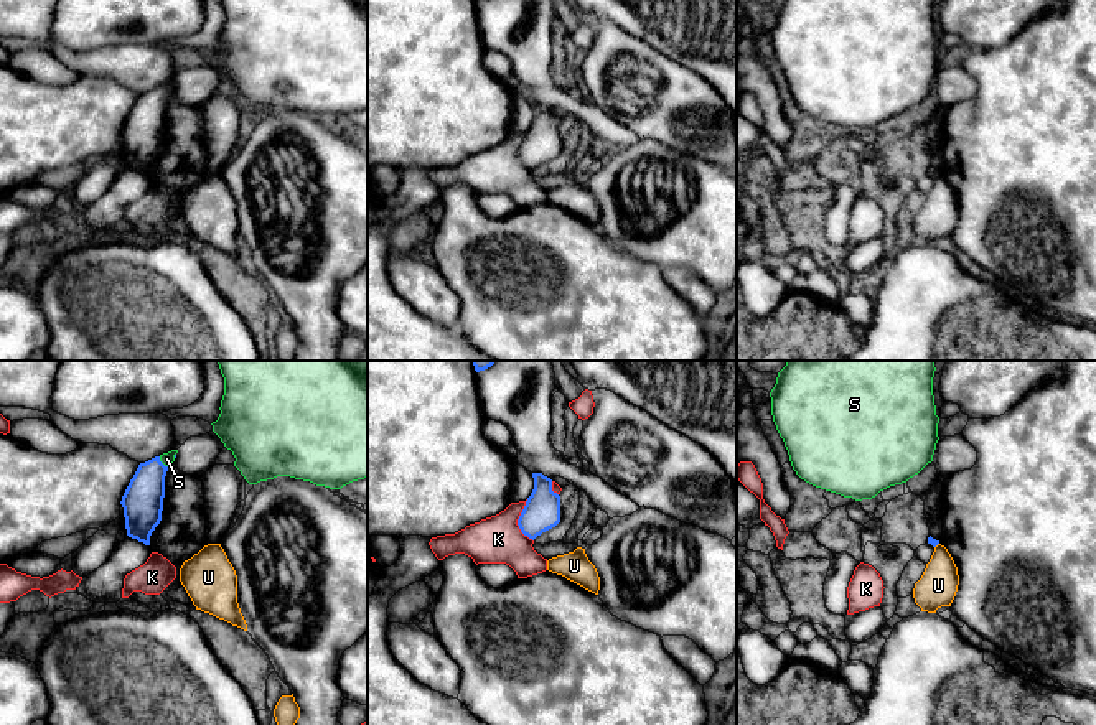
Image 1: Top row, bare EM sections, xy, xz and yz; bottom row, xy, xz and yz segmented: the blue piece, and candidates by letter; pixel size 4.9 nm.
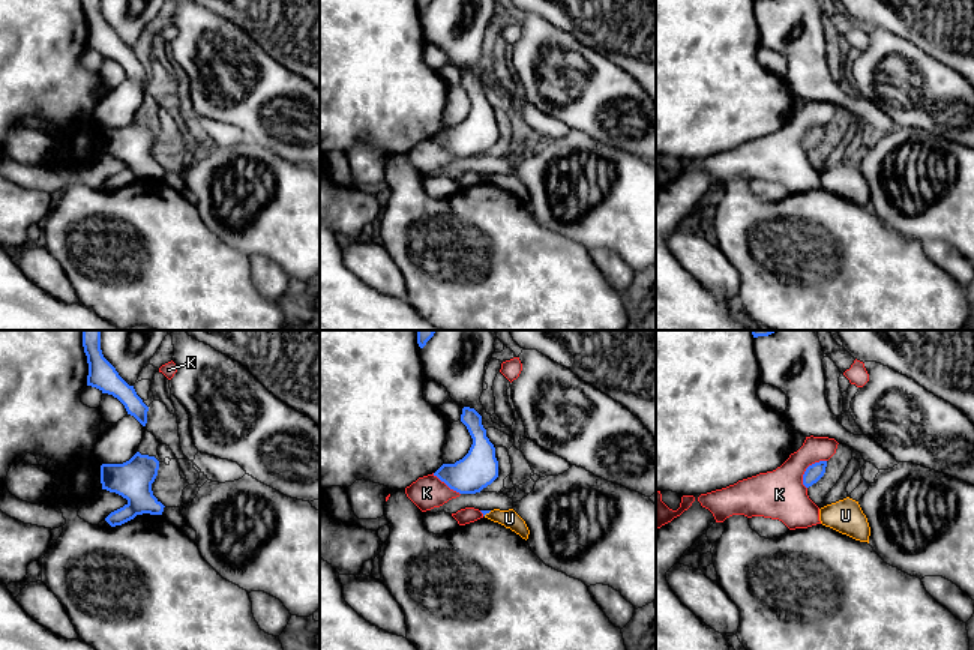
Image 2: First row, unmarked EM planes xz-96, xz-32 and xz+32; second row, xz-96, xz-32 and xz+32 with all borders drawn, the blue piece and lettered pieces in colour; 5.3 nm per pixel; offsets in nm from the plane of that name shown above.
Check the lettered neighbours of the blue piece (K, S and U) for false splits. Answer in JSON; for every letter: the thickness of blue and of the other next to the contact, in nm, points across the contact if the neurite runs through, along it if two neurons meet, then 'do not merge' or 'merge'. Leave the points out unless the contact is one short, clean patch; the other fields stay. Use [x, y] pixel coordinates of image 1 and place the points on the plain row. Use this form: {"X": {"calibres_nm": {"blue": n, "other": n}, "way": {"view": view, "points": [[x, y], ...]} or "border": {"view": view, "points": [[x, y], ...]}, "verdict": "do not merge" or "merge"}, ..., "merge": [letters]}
{"K": {"calibres_nm": {"blue": 180, "other": 240}, "verdict": "do not merge"}, "S": {"calibres_nm": {"blue": 200, "other": 60}, "verdict": "do not merge"}, "U": {"calibres_nm": {"blue": 40, "other": 190}, "border": {"view": "yz", "points": [[938, 173], [935, 178]]}, "verdict": "do not merge"}, "merge": []}

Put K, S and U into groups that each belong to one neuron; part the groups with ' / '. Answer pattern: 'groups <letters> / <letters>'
groups K / S / U

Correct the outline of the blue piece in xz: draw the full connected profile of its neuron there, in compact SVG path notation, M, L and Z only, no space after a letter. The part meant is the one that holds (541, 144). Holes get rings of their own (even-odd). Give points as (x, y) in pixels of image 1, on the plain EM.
M532 104L534 120L518 150L524 166L536 170L560 153L560 127L552 122L552 110L542 104Z

